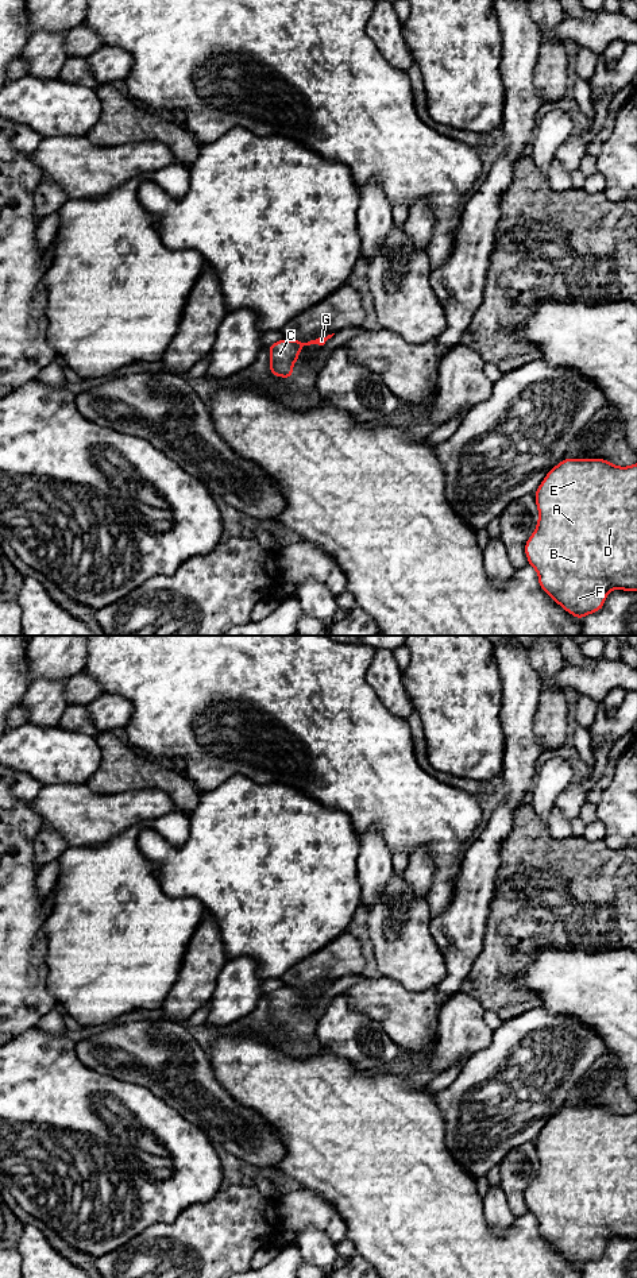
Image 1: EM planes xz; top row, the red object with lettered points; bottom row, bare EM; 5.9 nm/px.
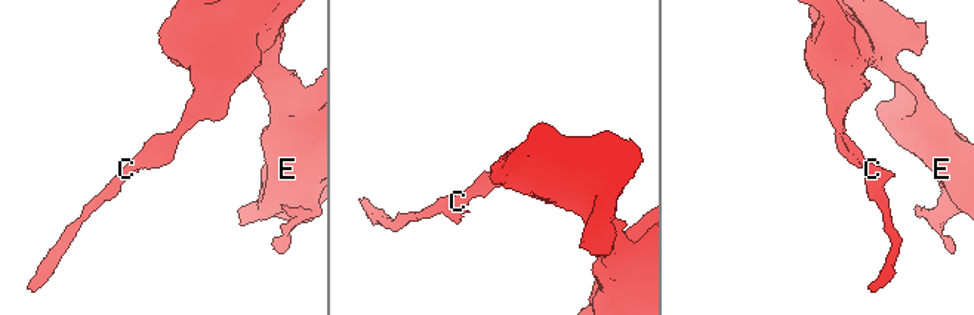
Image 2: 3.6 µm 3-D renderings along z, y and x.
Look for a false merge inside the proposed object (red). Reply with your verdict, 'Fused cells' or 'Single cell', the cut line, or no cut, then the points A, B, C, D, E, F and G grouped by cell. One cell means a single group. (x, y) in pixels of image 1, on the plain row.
Single cell. No split. Groups: A B C D E F G

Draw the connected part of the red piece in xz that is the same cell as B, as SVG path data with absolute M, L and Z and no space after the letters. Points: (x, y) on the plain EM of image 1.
M563 1107L534 1140L538 1169L525 1192L540 1235L567 1260L582 1267L599 1259L611 1238L637 1239L637 1111L613 1113L603 1107Z

